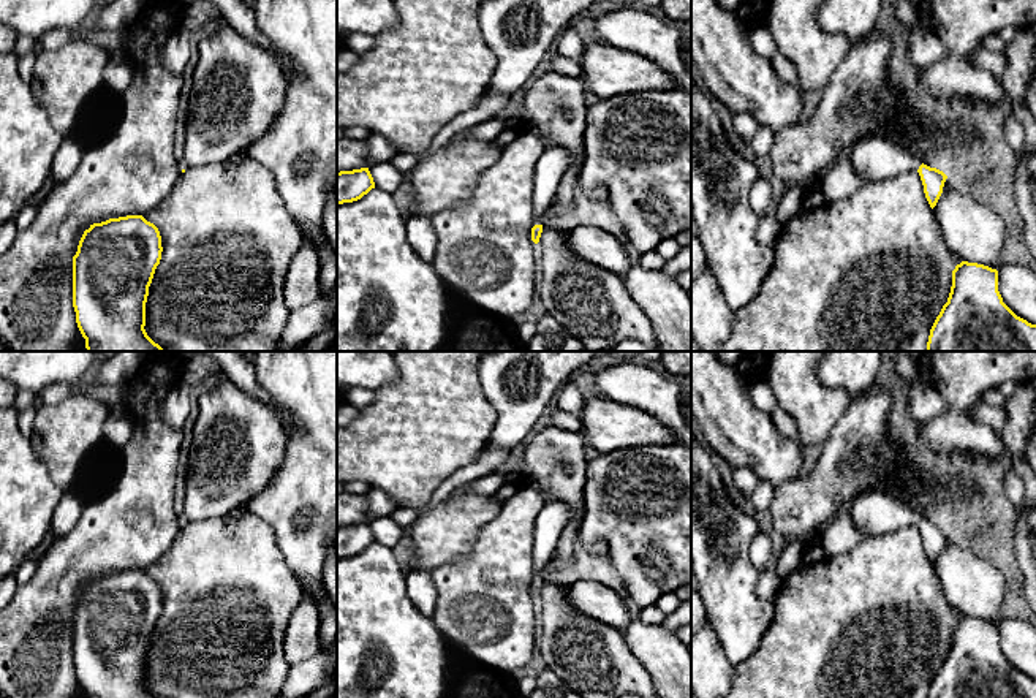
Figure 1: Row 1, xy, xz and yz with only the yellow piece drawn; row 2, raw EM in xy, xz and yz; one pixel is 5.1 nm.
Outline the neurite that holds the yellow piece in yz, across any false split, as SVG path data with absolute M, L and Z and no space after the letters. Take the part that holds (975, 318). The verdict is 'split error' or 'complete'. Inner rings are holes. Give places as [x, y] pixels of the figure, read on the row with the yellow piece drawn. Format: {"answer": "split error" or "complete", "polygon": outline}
{"answer": "complete", "polygon": "M962 261L927 351L1036 351L1036 324L1017 317L998 291L998 271Z"}

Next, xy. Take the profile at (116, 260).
{"answer": "complete", "polygon": "M142 215L109 218L84 231L73 256L73 307L87 351L164 351L146 332L146 302L161 260L158 228Z"}

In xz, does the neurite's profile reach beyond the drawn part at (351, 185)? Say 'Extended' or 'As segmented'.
As segmented

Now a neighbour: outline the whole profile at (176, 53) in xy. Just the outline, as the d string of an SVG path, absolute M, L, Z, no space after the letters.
M185 27L172 32L163 46L161 62L172 73L182 73L191 55L191 33Z

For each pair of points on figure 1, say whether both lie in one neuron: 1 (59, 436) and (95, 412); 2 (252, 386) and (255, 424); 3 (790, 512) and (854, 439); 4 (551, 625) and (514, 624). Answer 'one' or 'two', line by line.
1: one
2: two
3: one
4: two

